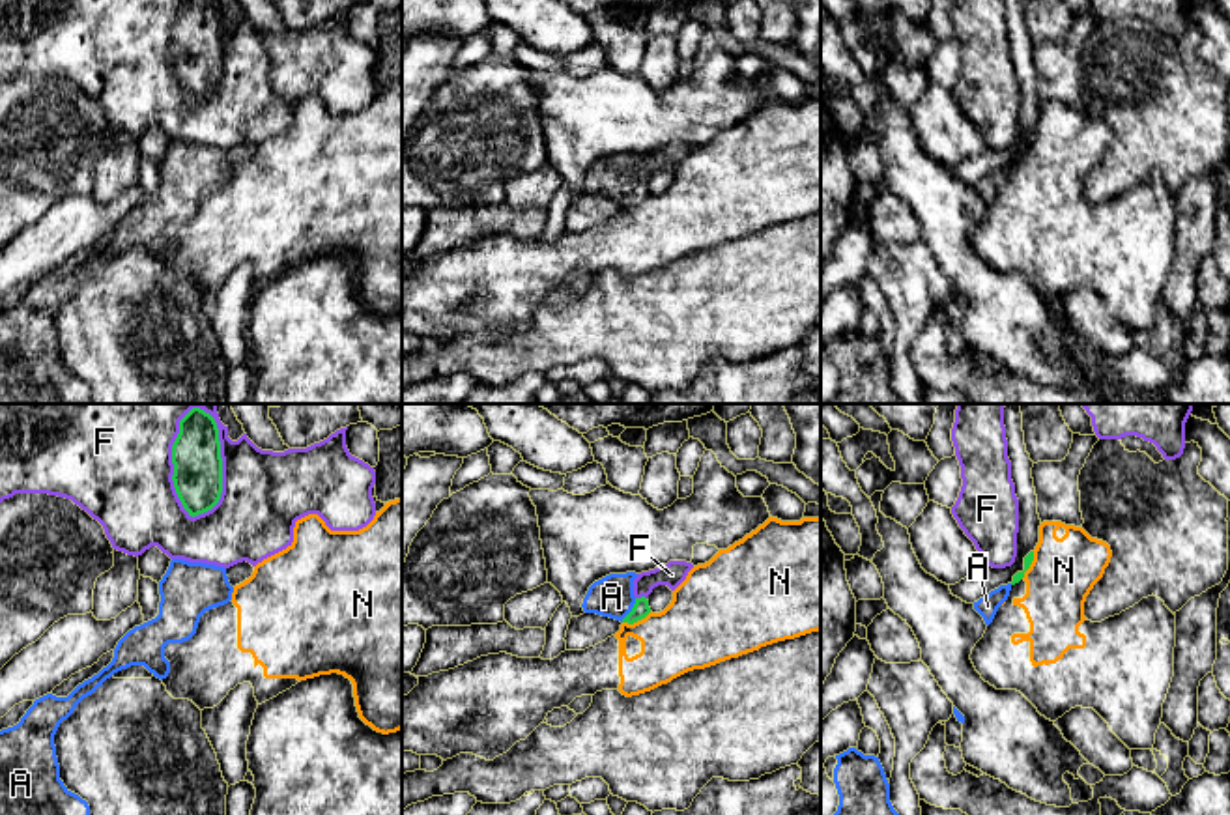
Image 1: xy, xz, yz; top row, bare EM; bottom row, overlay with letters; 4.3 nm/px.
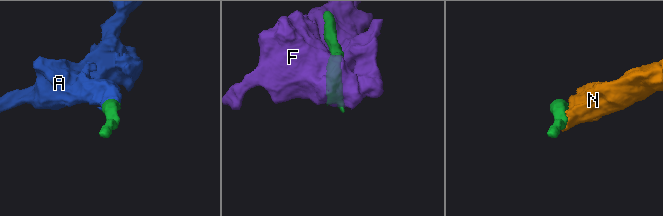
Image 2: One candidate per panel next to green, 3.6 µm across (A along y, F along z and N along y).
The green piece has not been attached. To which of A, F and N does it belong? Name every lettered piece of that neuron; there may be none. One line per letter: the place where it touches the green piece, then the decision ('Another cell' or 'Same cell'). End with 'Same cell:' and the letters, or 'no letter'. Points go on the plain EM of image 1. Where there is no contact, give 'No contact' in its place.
A: Touches green at xz (632, 191). Same cell
F: Touches green at xy (221, 55). Another cell
N: Touches green at xz (636, 202). Another cell
Same cell: A

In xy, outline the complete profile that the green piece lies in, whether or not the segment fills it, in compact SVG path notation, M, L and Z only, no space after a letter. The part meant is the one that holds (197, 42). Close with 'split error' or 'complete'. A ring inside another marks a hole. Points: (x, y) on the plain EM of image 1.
M181 0L172 26L174 69L189 97L211 92L222 75L222 39L215 0Z; complete

